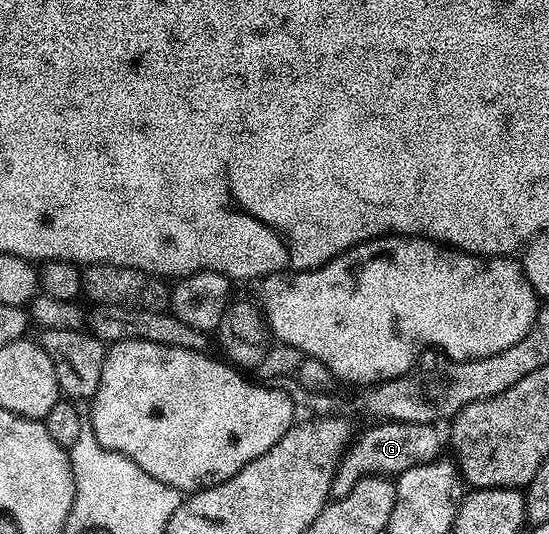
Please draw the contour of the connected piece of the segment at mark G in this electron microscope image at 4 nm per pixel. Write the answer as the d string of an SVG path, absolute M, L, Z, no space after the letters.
M378 421L377 426L365 431L348 447L347 453L337 463L333 474L331 494L333 498L342 498L351 492L359 480L370 476L396 476L407 472L407 468L436 462L447 450L447 438L441 435L441 426L432 422L391 422Z

